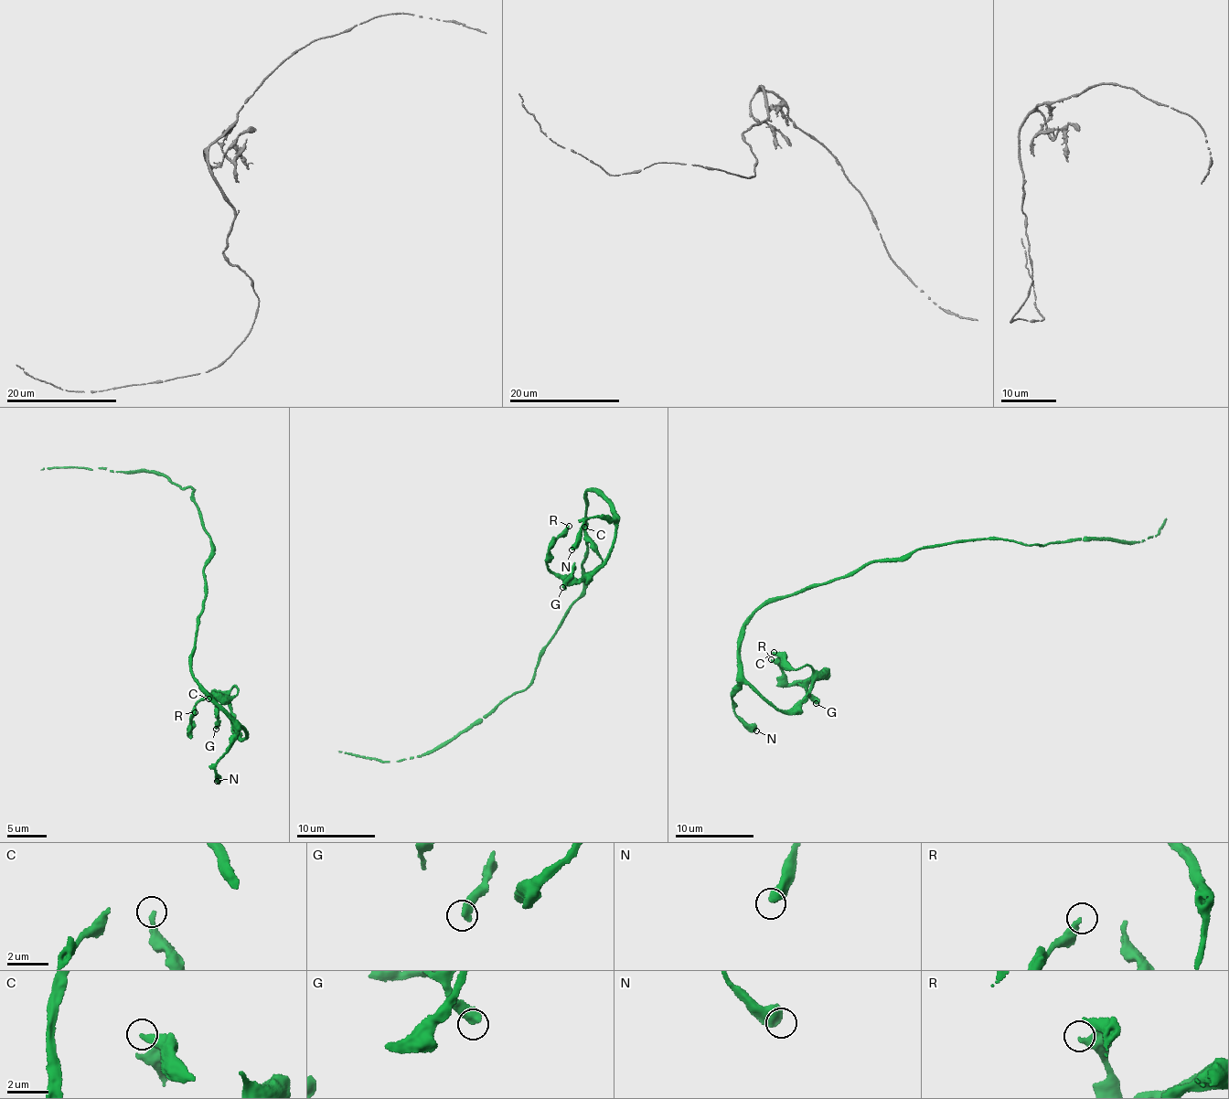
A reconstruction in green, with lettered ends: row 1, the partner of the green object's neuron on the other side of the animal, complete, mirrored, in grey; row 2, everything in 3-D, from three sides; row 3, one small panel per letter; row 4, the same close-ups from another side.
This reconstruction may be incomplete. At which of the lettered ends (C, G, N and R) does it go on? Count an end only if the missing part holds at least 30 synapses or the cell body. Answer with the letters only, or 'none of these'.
none of these

